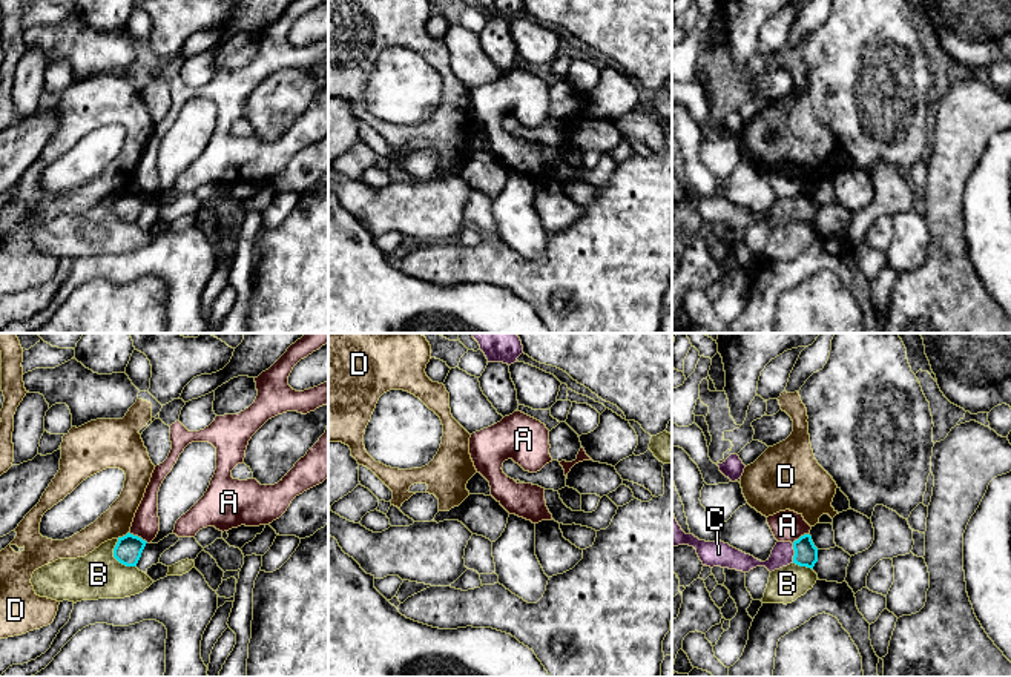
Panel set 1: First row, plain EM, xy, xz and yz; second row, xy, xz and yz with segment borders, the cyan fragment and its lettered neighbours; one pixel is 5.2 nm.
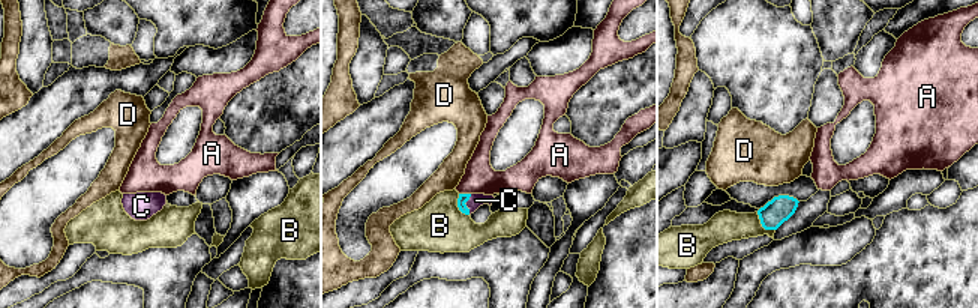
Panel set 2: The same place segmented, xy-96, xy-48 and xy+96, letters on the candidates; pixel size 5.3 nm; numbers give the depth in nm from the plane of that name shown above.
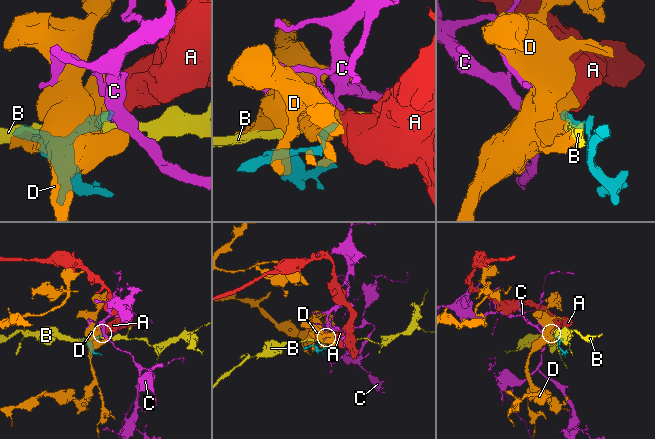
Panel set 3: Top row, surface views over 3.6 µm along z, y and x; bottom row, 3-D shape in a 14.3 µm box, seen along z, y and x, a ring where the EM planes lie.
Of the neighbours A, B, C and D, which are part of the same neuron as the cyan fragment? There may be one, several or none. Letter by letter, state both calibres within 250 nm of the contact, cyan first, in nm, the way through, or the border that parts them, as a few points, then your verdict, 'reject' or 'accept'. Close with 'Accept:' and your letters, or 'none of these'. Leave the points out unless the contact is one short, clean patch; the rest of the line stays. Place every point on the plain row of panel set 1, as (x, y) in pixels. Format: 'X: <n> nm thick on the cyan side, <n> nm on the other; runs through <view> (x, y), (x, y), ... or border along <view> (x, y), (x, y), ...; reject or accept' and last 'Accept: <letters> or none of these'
A: 140 nm thick on the cyan side, 140 nm on the other; border along xy (129, 188), (148, 198); reject
B: 140 nm thick on the cyan side, 240 nm on the other; border along xy (117, 195), (114, 212), (120, 218), (135, 223); reject
C: 130 nm thick on the cyan side, 120 nm on the other; runs through yz (806, 211), (795, 209), (783, 209); accept
D: 140 nm thick on the cyan side, 160 nm on the other; border along xy (128, 188), (117, 194); reject
Accept: C

